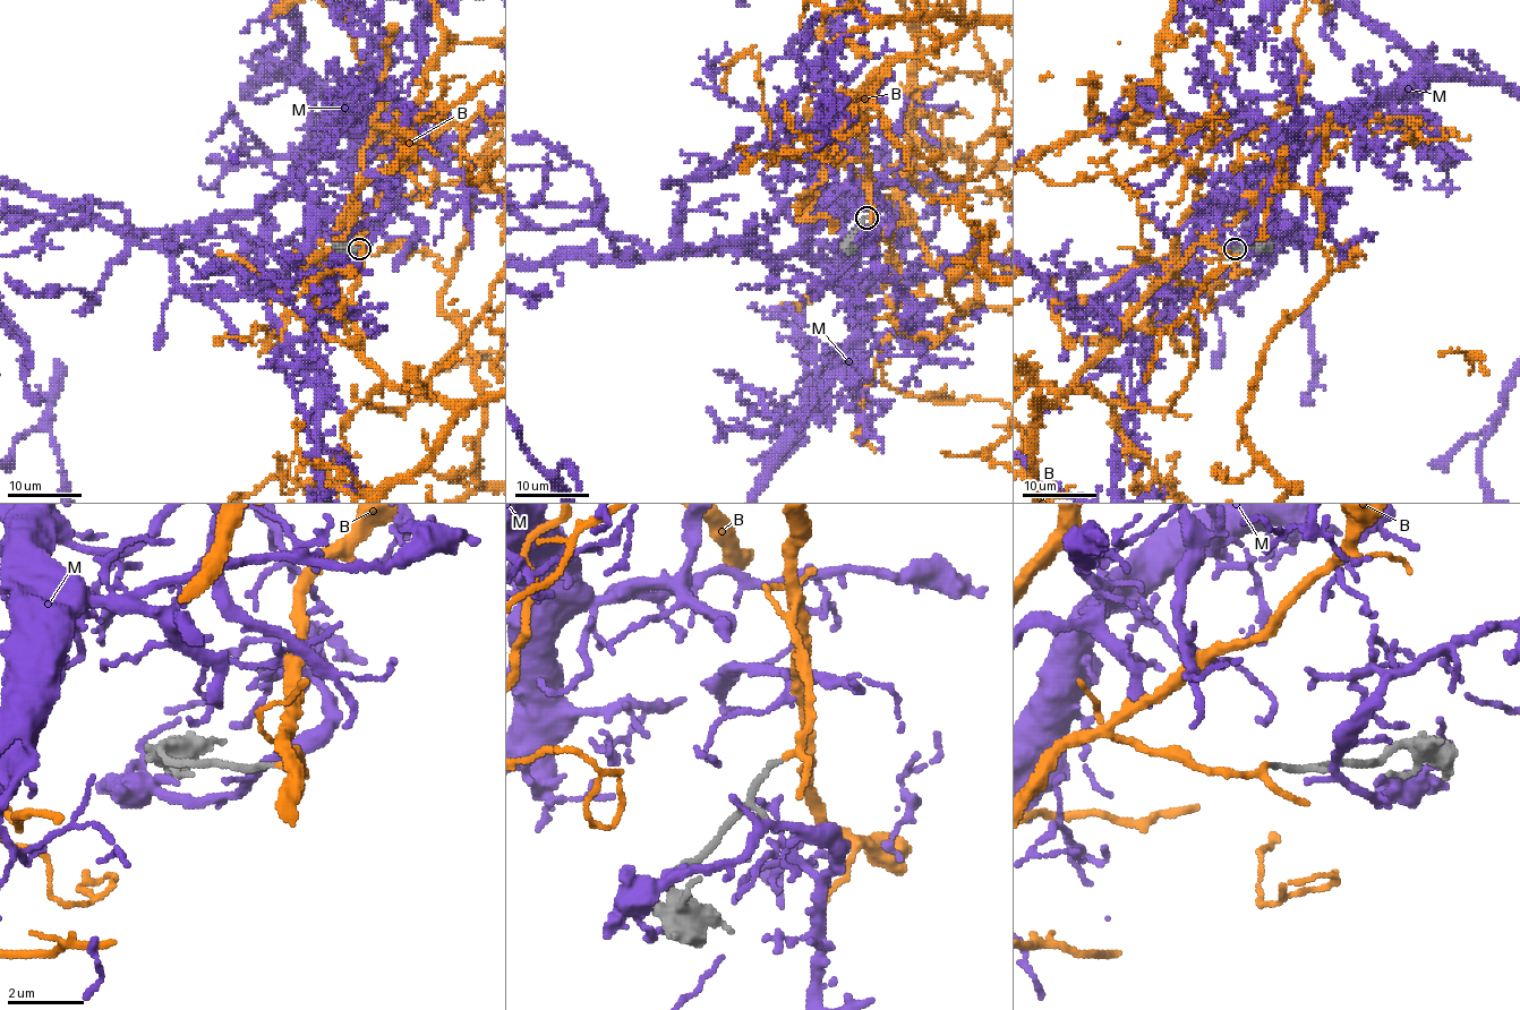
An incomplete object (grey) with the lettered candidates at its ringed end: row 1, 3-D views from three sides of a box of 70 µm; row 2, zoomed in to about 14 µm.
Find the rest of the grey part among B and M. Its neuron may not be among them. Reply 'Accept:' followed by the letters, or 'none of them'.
Accept: B

